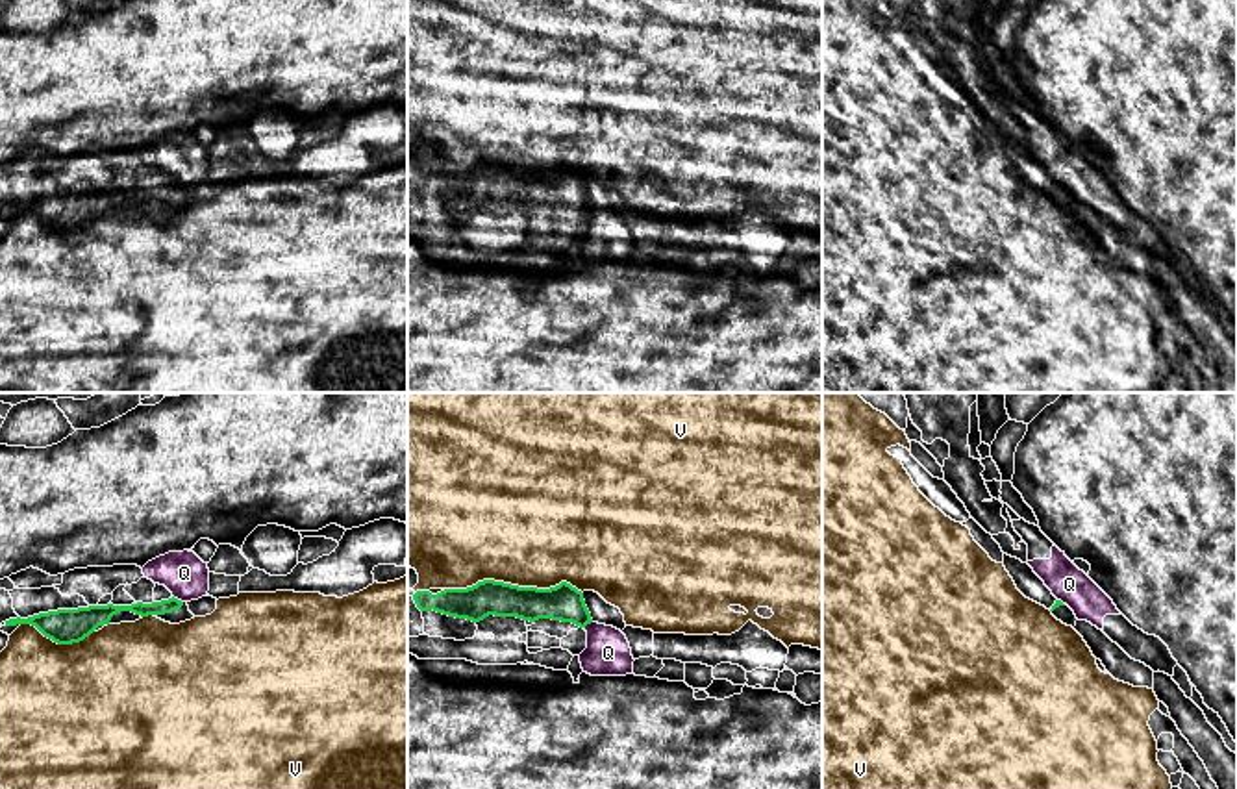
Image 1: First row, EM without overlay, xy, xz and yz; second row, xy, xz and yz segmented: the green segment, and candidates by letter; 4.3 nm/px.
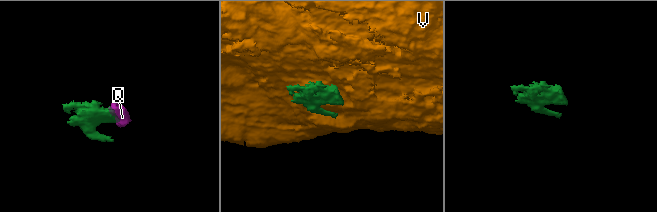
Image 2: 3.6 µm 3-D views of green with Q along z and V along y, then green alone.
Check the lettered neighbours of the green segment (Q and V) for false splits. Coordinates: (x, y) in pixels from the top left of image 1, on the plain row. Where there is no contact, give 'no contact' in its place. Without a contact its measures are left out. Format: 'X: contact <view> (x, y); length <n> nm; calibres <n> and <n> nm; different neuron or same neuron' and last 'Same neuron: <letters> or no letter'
Q: contact xy (176, 184); length 60 nm; calibres 60 and 190 nm; different neuron
V: contact xz (513, 171); length 600 nm; calibres 160 and 480 nm; different neuron
Same neuron: no letter

